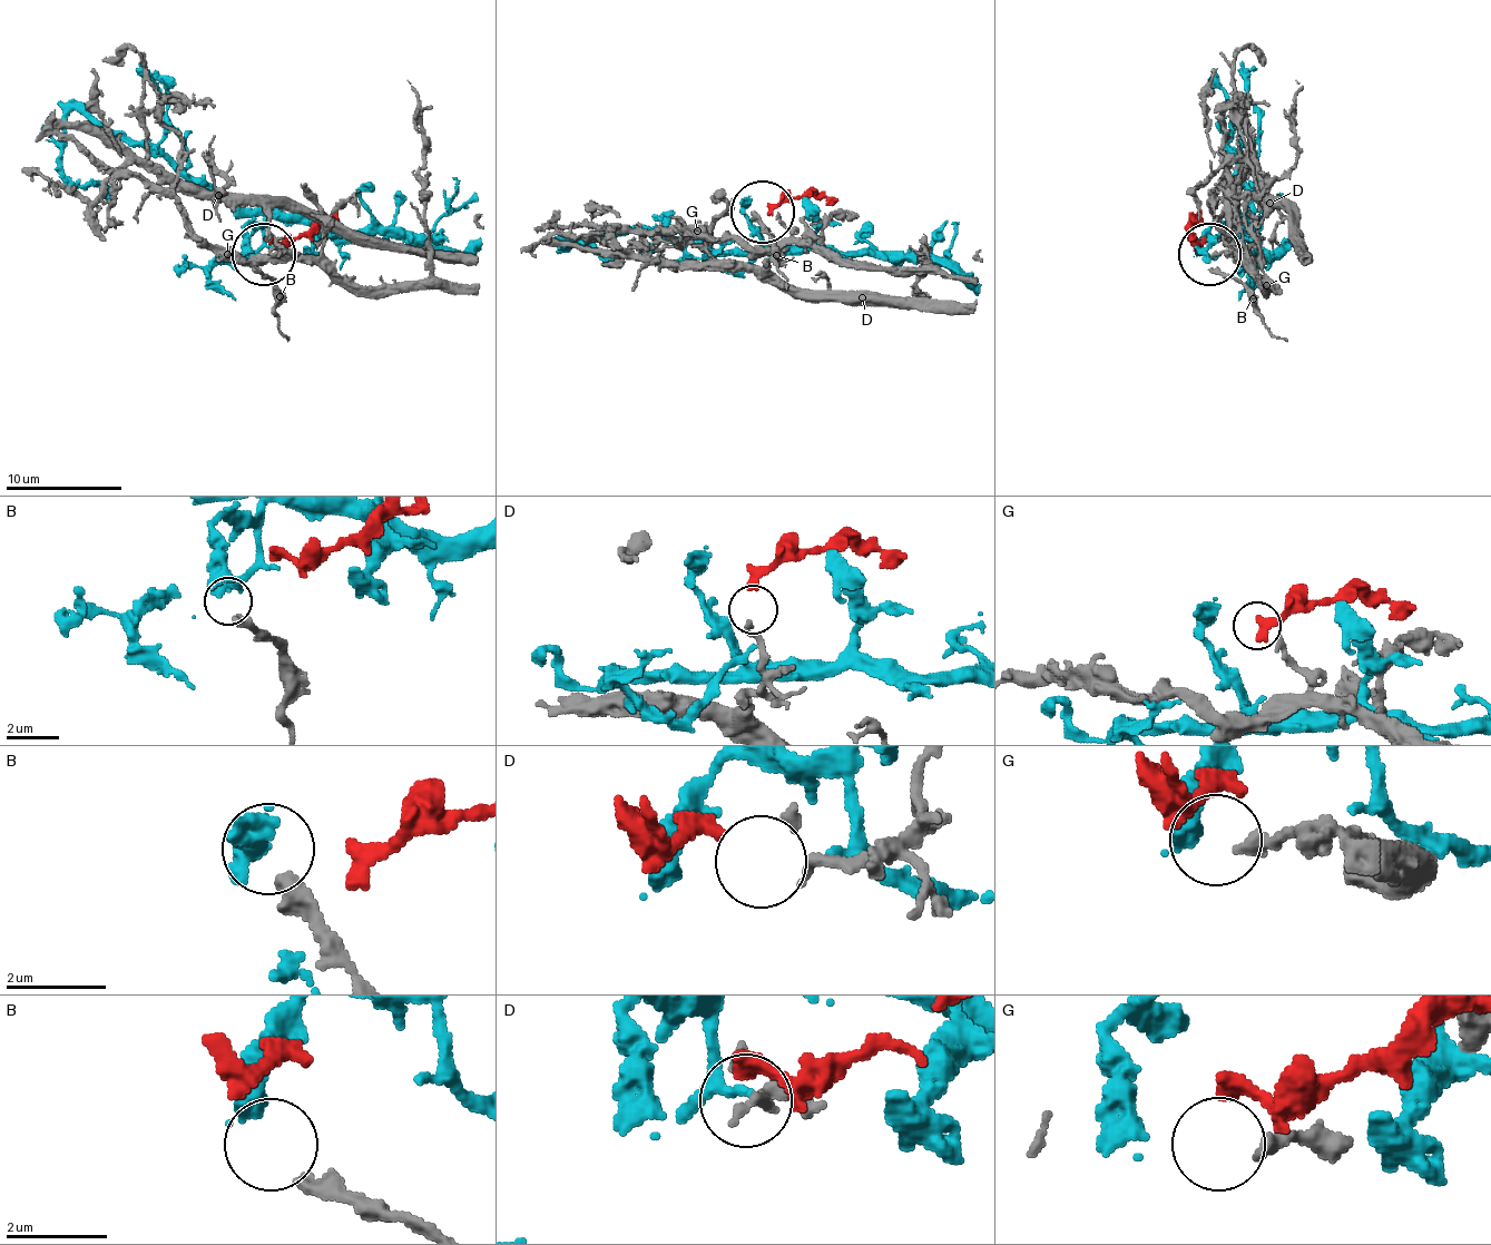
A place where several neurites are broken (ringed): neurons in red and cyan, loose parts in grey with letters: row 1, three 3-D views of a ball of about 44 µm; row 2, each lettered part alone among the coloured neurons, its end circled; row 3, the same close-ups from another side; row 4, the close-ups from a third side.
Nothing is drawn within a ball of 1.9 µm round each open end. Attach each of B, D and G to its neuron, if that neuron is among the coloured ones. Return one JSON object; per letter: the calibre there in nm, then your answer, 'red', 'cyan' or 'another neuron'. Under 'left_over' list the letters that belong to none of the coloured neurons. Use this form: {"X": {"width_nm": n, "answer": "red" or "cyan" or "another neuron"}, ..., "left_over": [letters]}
{"B": {"width_nm": 320, "answer": "cyan"}, "D": {"width_nm": 180, "answer": "red"}, "G": {"width_nm": 240, "answer": "another neuron"}, "left_over": ["G"]}

